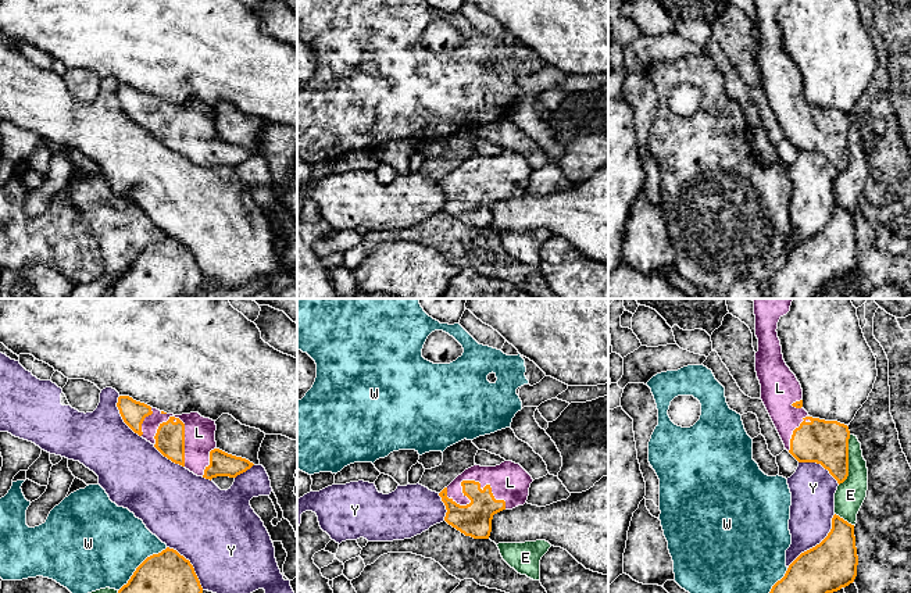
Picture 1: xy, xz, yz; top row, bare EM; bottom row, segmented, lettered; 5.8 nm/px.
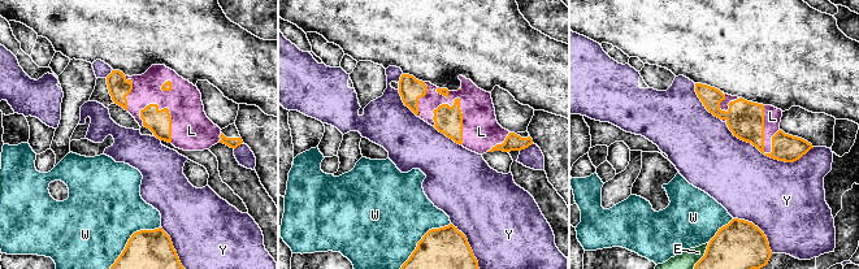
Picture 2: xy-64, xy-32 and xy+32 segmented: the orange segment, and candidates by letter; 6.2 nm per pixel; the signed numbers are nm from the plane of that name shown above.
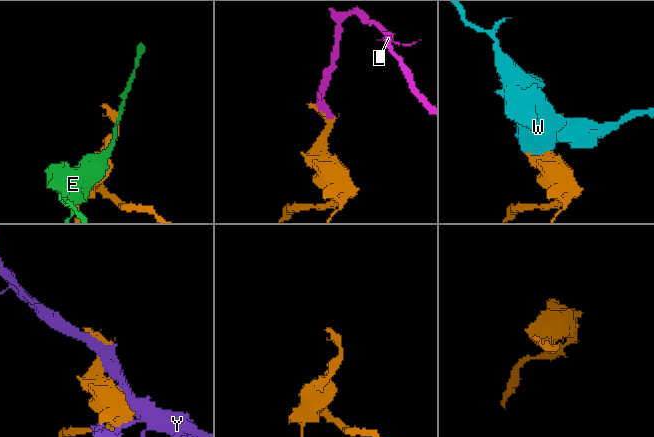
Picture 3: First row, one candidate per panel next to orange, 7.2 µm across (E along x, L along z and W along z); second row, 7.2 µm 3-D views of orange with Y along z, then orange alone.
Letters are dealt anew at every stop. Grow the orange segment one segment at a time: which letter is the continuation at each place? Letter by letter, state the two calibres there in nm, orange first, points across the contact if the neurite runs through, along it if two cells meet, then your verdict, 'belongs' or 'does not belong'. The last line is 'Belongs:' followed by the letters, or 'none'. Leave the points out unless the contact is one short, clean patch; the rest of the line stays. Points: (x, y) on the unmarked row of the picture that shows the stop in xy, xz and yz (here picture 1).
E: calibres 260 and 170 nm; does not belong
L: calibres 200 and 220 nm; belongs
W: calibres 380 and 480 nm; does not belong
Y: calibres 280 and 260 nm; does not belong
Belongs: L

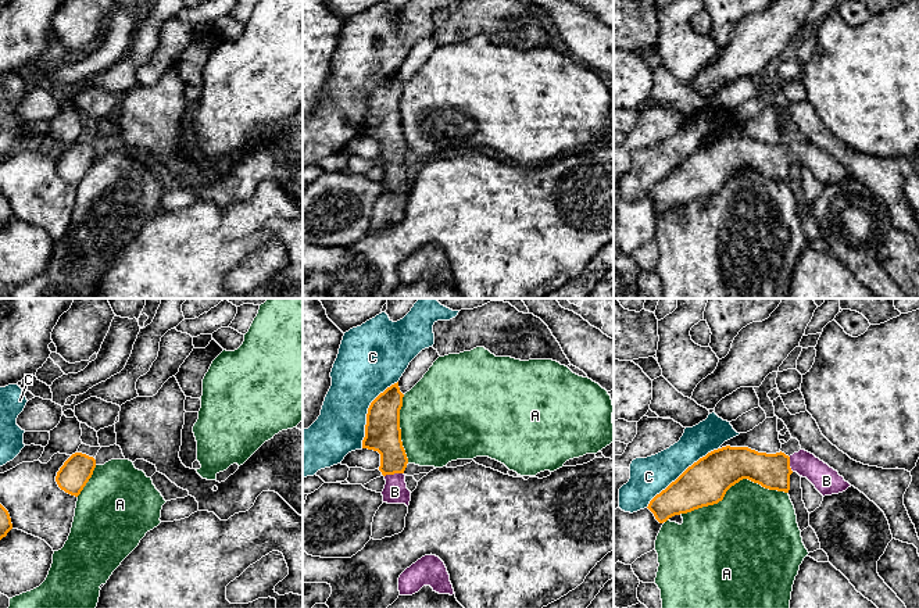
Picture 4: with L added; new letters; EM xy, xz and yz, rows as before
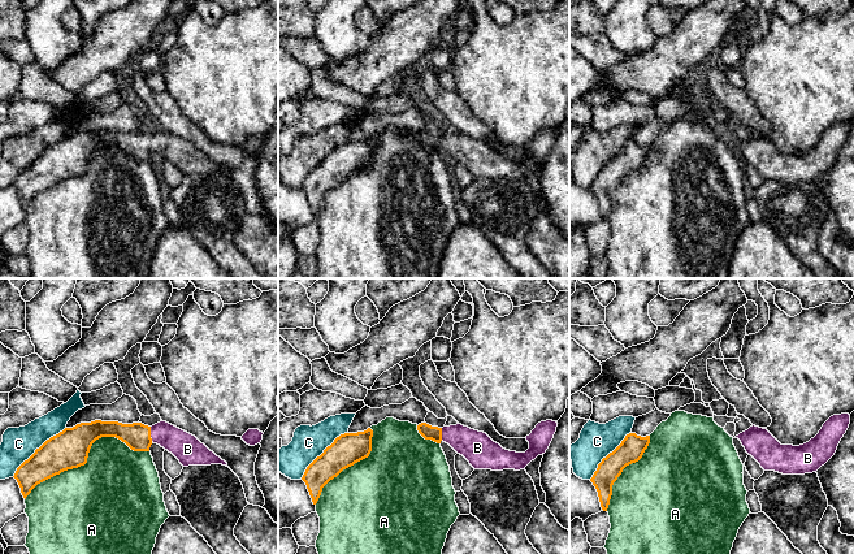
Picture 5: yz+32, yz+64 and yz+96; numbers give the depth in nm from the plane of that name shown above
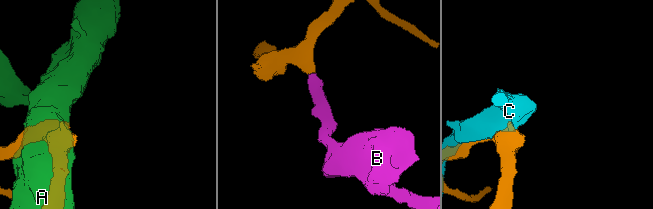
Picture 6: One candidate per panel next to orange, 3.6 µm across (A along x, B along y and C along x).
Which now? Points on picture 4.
A: calibres 260 and 440 nm; does not belong
B: calibres 200 and 140 nm; way xz (382, 121), (393, 145), (393, 163), (394, 181); belongs
C: calibres 260 and 220 nm; does not belong
Belongs: B

